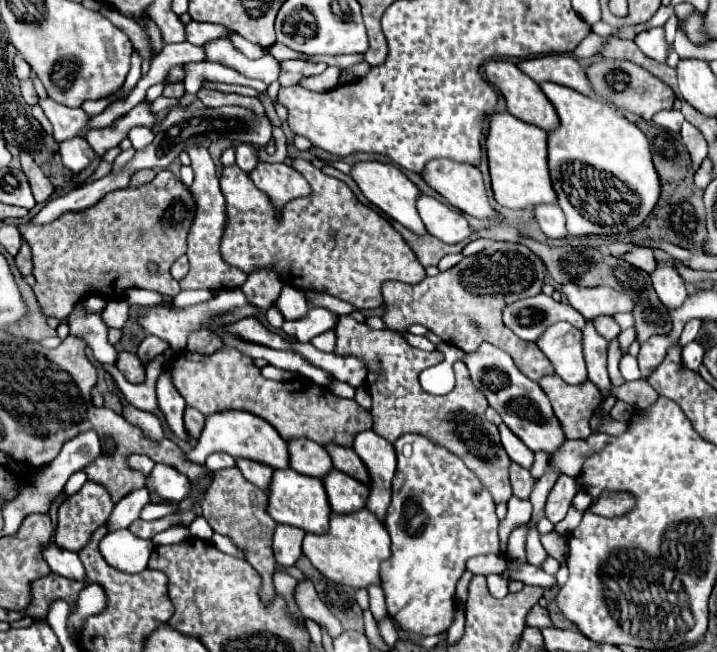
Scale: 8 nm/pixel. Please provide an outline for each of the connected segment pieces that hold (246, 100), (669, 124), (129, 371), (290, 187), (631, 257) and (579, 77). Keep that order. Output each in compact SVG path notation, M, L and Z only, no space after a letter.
M202 87L198 93L198 99L206 105L206 107L224 107L224 105L242 105L254 111L262 111L262 103L258 97L242 96L236 93L222 93L218 89L208 89Z
M670 109L670 111L660 111L654 115L652 119L656 125L662 125L666 129L674 129L674 131L680 131L682 123L684 123L684 115L676 109Z
M126 351L120 353L120 359L118 359L116 367L130 383L138 385L138 383L144 383L144 379L146 379L146 369L134 353L126 353Z
M258 163L254 173L248 173L254 185L268 195L279 215L279 207L283 207L290 199L306 197L310 193L308 181L284 163Z
M636 247L636 249L628 251L628 253L624 253L622 259L628 261L630 265L634 265L634 267L646 271L646 273L652 273L654 271L654 263L656 263L654 253L650 249L642 249L642 247Z
M540 55L518 61L518 69L530 75L536 83L552 81L564 87L570 87L578 93L594 97L590 81L580 67L580 63L570 55Z

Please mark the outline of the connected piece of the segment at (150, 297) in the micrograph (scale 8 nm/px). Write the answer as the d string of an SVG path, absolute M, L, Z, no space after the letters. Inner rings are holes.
M132 289L128 295L126 295L126 301L130 305L162 305L164 303L164 297L158 295L158 293L152 293L152 291L142 291L142 289Z

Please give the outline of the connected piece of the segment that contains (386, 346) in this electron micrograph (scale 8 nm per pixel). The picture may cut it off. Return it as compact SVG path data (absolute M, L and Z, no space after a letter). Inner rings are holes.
M350 315L340 317L336 325L334 353L354 355L366 363L368 367L366 387L372 395L372 417L374 417L372 431L374 433L378 433L390 443L394 443L404 433L424 435L430 441L446 447L450 453L458 455L464 461L464 465L480 477L480 481L492 493L496 503L506 503L512 497L510 479L508 479L510 457L506 457L506 451L502 449L496 425L484 417L484 411L488 409L486 397L482 397L482 393L474 389L470 381L470 373L462 361L454 363L456 387L444 397L430 395L420 387L418 375L426 367L440 363L442 353L436 349L432 353L414 349L398 333L390 329L384 329L384 331L372 329L364 323L354 321Z

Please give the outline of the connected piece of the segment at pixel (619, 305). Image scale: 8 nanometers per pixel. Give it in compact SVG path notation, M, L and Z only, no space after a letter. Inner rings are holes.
M574 283L562 285L562 293L568 303L584 315L584 319L596 319L600 315L616 315L630 313L634 309L634 301L630 295L622 291L614 291L610 287L578 287Z

